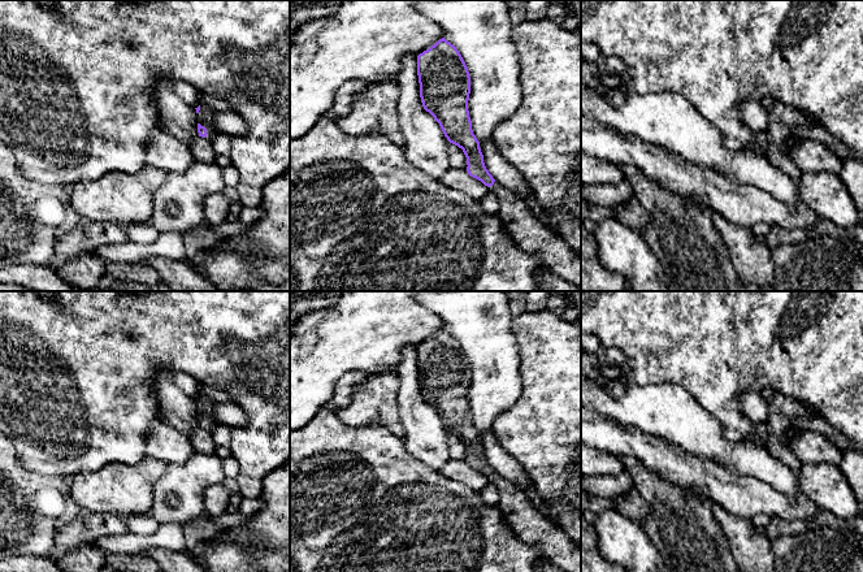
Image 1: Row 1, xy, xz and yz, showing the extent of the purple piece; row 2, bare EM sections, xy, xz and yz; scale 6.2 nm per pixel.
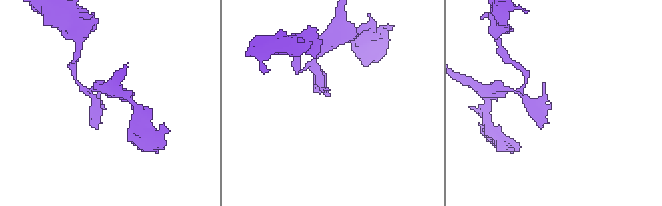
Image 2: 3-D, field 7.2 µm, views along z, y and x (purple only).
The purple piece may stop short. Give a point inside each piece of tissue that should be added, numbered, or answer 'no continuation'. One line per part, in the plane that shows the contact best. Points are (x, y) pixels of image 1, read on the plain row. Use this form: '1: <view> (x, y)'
1: xy (206, 407)

